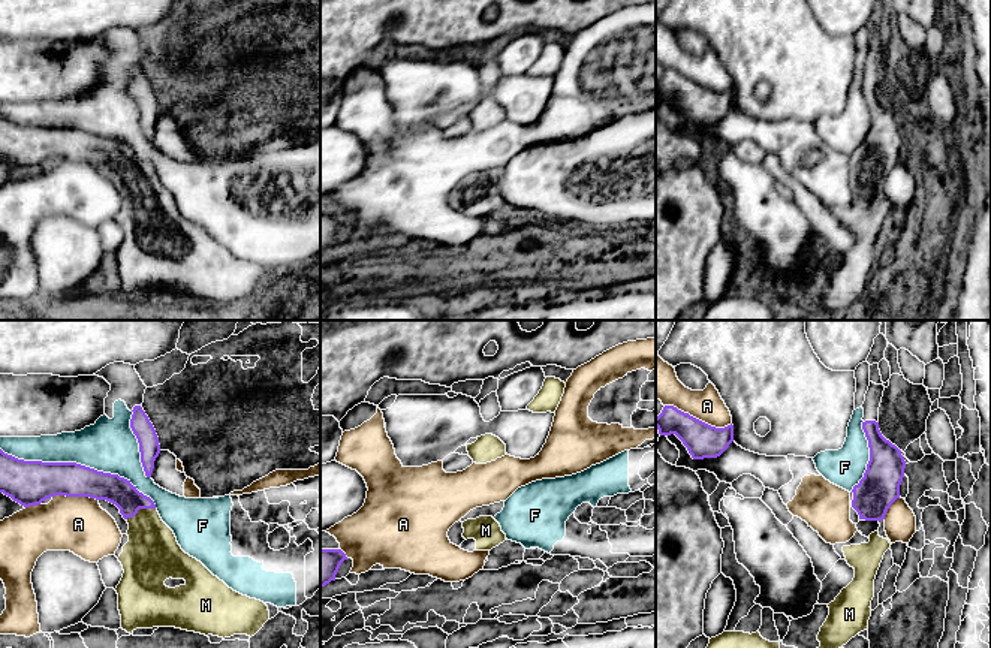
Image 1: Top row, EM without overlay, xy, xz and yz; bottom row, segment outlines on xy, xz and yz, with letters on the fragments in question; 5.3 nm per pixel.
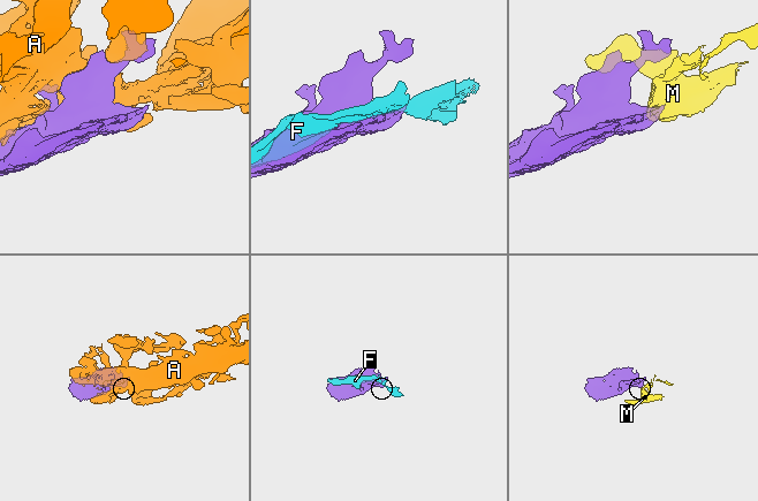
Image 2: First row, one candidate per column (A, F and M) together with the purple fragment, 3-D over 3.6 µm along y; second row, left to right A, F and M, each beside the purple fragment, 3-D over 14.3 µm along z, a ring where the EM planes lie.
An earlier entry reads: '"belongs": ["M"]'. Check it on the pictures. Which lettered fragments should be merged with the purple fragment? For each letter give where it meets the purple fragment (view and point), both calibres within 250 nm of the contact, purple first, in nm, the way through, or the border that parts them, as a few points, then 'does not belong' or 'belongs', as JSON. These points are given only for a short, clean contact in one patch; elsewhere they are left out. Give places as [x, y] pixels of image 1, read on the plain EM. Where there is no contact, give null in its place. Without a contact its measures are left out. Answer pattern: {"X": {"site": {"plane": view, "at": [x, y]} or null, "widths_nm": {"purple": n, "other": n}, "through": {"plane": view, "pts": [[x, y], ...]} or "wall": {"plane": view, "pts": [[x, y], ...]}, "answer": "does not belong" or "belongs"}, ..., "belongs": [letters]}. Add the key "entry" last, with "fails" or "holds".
{"A": {"site": {"plane": "yz", "at": [698, 84]}, "widths_nm": {"purple": 190, "other": 170}, "answer": "does not belong"}, "F": {"site": {"plane": "xy", "at": [80, 129]}, "widths_nm": {"purple": 220, "other": 280}, "answer": "does not belong"}, "M": {"site": {"plane": "xy", "at": [139, 172]}, "widths_nm": {"purple": 150, "other": 280}, "through": {"plane": "xy", "pts": [[99, 150], [120, 156], [139, 172], [151, 207], [151, 217]]}, "answer": "belongs"}, "belongs": ["M"], "entry": "holds"}

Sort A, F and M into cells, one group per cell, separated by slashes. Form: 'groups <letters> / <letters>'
groups A / F / M

